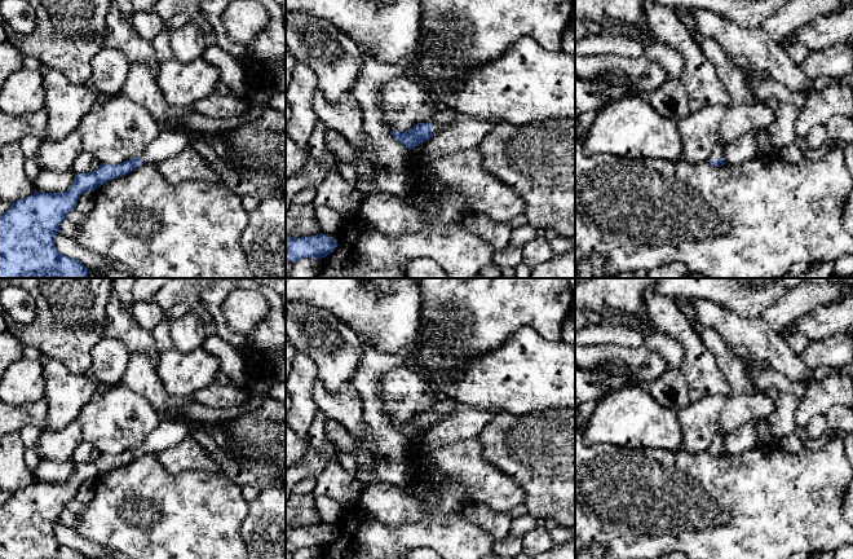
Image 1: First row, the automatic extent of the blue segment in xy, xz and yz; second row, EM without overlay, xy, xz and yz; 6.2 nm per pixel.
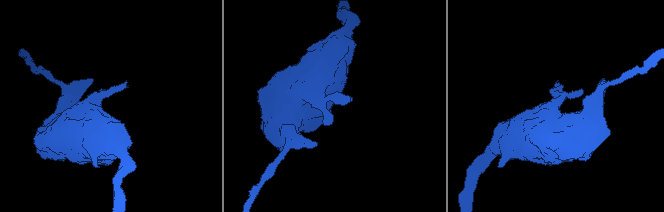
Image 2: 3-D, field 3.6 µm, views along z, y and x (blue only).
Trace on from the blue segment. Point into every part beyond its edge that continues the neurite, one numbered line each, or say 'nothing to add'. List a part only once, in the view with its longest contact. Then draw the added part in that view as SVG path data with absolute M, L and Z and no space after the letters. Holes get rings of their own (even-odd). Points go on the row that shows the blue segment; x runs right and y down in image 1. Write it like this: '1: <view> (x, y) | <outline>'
1: yz (717, 154) | M716 146L708 160L720 160L724 157L724 148L725 146Z

